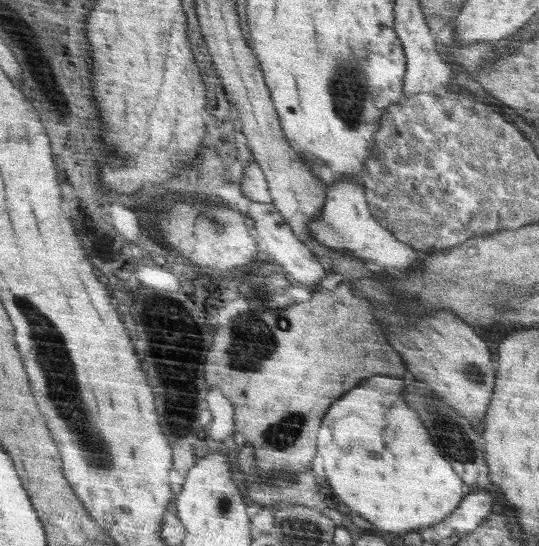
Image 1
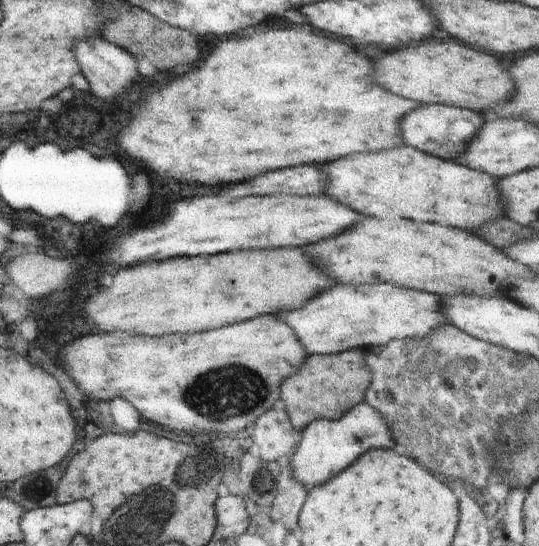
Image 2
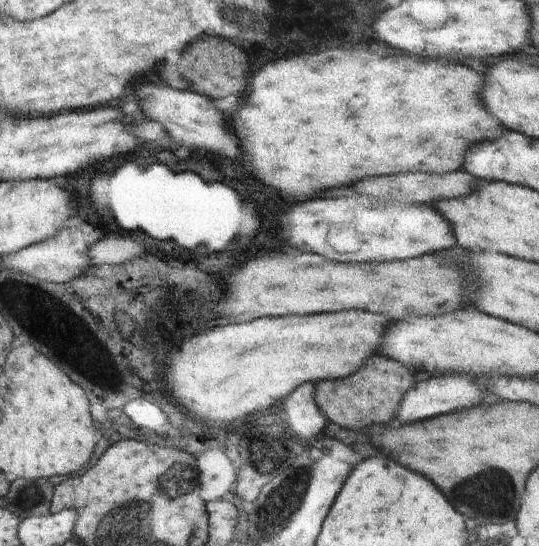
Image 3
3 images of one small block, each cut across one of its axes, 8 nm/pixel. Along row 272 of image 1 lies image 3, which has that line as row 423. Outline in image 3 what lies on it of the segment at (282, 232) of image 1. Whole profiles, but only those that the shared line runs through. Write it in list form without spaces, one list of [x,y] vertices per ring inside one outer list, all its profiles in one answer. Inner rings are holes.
[[[307,382],[287,396],[281,403],[281,409],[286,415],[283,420],[288,423],[288,427],[302,441],[310,442],[326,426],[325,414],[315,401],[316,383]]]

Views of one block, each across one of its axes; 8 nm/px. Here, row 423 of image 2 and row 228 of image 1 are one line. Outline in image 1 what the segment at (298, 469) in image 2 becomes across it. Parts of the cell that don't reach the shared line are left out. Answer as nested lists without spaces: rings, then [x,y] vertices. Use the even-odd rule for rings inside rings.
[[[343,178],[328,188],[327,206],[321,218],[314,220],[310,227],[310,235],[339,254],[351,254],[366,261],[372,261],[386,270],[408,272],[420,264],[422,257],[414,246],[400,241],[388,228],[380,225],[371,216],[367,206],[365,188],[358,178]]]

